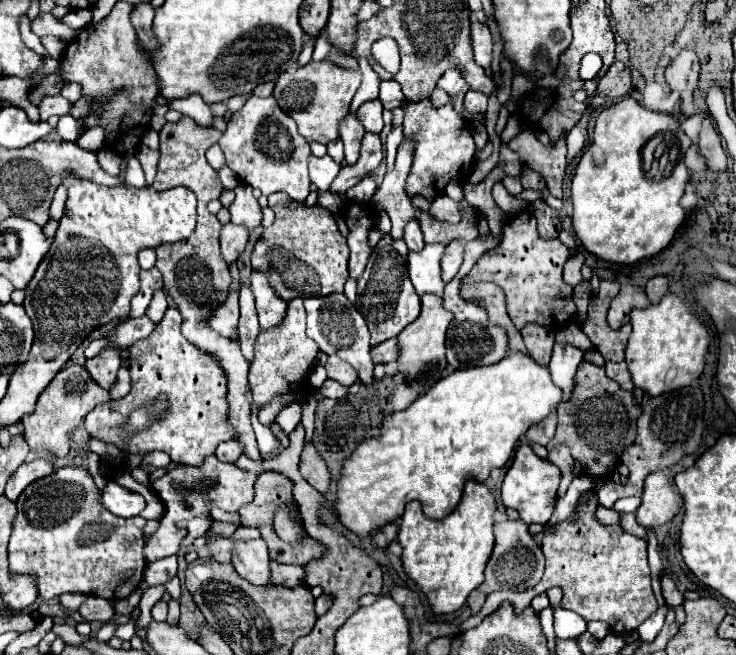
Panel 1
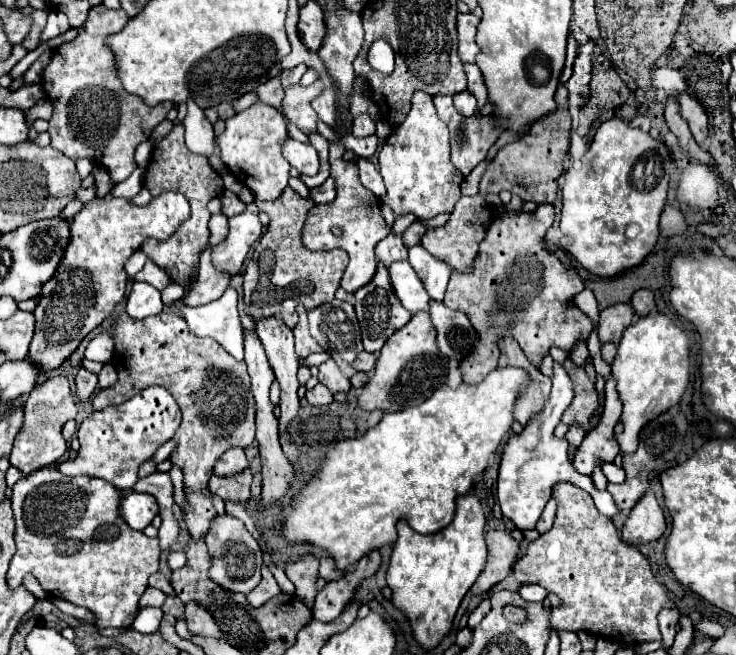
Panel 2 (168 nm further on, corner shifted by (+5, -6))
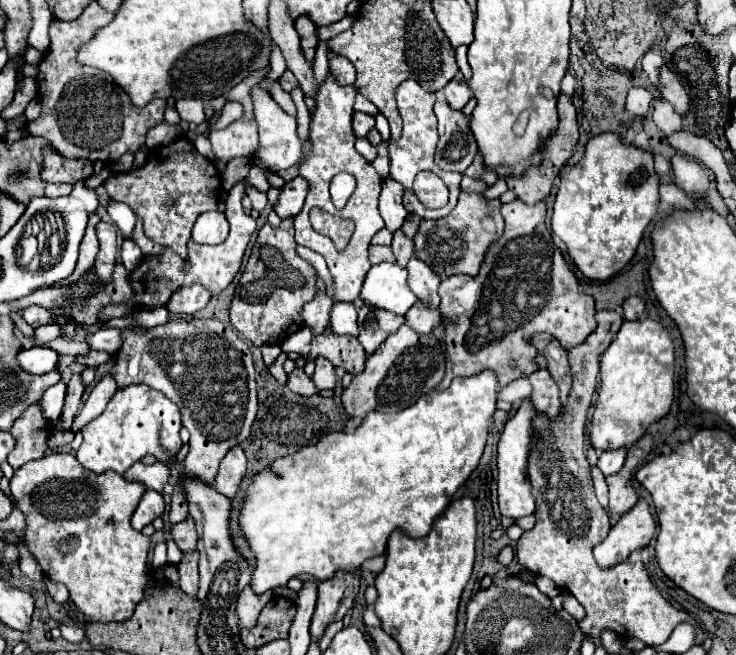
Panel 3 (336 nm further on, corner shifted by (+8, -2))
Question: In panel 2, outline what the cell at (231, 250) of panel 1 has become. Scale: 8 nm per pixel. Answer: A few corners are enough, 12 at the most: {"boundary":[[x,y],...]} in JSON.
{"boundary":[[213,246],[201,254],[199,284],[183,304],[201,306],[217,300],[231,276],[211,264]]}

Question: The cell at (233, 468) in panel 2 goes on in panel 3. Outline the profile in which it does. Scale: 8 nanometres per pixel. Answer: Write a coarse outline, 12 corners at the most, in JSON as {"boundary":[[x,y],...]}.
{"boundary":[[234,446],[220,462],[214,488],[234,498],[246,474],[246,456]]}

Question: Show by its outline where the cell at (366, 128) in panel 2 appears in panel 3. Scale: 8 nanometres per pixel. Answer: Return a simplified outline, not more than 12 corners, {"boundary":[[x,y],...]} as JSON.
{"boundary":[[354,112],[354,132],[364,138],[374,128],[374,116]]}

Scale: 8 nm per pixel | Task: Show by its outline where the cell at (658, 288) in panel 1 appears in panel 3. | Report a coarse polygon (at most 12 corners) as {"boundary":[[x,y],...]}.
{"boundary":[[630,296],[622,304],[624,320],[644,314],[644,300]]}

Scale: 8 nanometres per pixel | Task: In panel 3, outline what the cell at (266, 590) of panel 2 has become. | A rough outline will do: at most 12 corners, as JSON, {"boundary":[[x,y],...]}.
{"boundary":[[246,586],[238,598],[238,618],[252,628],[260,610],[270,602],[272,590],[254,594]]}

